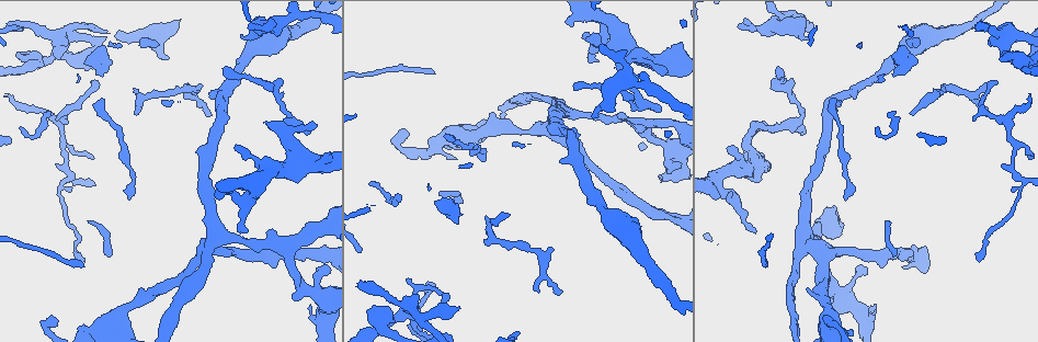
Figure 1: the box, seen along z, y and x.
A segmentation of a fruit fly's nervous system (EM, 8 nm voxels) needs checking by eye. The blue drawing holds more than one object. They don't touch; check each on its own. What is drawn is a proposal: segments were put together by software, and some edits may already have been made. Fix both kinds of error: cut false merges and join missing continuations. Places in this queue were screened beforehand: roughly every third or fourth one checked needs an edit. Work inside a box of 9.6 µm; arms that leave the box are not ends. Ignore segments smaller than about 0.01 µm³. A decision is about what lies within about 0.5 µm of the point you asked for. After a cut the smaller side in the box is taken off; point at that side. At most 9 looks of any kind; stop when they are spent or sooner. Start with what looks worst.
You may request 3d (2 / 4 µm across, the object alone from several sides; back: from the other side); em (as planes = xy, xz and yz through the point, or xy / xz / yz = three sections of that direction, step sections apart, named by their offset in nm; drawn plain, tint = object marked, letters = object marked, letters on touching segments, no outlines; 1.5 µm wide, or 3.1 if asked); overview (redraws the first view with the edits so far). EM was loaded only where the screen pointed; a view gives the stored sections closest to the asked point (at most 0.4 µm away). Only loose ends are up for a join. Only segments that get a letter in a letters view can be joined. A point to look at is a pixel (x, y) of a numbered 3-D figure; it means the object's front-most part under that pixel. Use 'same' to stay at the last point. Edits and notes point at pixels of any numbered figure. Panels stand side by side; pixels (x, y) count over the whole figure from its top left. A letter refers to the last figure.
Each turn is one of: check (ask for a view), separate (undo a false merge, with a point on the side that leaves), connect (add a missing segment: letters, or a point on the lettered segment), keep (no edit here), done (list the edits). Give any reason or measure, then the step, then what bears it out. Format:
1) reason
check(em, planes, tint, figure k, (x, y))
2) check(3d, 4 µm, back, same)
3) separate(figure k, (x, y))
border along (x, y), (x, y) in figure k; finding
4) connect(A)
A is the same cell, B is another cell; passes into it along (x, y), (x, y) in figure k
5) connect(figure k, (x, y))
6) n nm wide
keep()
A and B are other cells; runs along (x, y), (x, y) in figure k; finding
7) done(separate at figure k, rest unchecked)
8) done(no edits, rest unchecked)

an open end
check(em, planes, letters, figure 1, (293, 296))

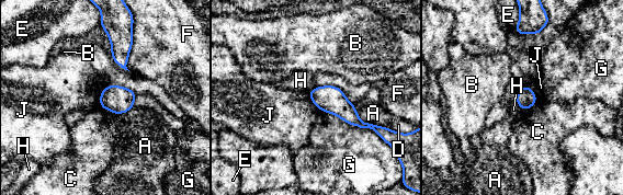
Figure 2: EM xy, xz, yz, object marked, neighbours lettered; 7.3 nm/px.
150 nm wide
keep()
A, B, C, D, E, F, G, H and J are other cells; runs along (313, 92), (374, 127) in figure 2; none of them fits

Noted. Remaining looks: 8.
thin end
check(3d, 2 µm, back, figure 1, (601, 44))

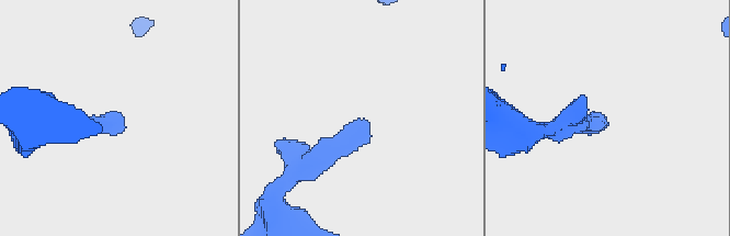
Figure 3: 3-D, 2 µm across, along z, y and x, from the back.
need the tissue
check(em, yz, step 4, letters, figure 3, (604, 117))

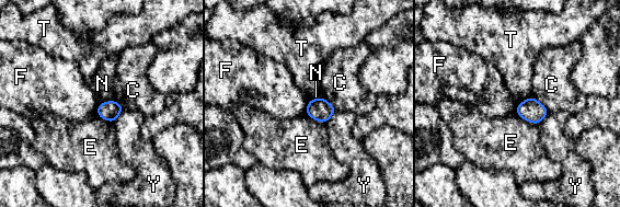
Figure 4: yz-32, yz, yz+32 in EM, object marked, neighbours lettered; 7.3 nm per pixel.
another direction
check(em, planes, letters, same)

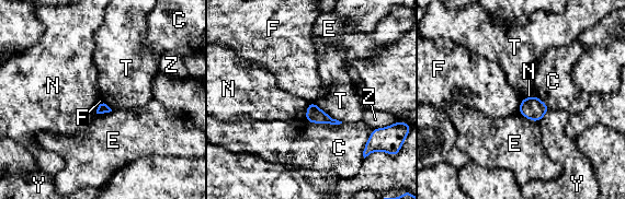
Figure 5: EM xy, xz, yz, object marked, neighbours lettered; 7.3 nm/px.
keep()
C, E, F, N, T, Y and Z are other cells; none of them fits

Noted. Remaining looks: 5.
long arm stops here
check(em, xy, step 4, letters, figure 1, (224, 68))

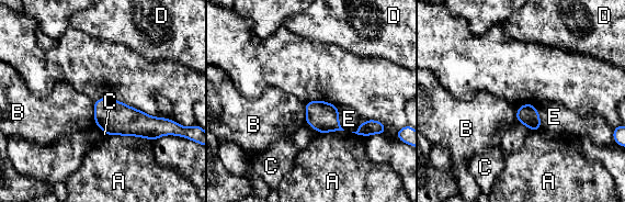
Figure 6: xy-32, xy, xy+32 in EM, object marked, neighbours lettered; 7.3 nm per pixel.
keep()
A, B, C, D and E are other cells; border along (93, 101), (93, 120), (95, 124) in figure 6; no lettered segment goes on from it

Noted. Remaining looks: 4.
long arm stops here
check(em, yz, step 4, tint, figure 1, (83, 260))

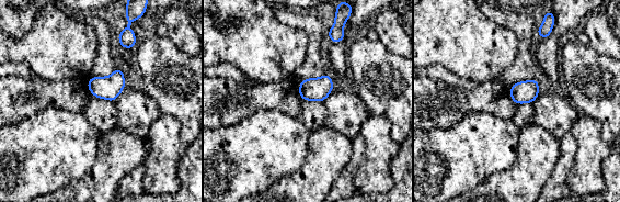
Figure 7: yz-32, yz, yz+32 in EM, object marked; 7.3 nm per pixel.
cut it another way
check(em, planes, letters, same)

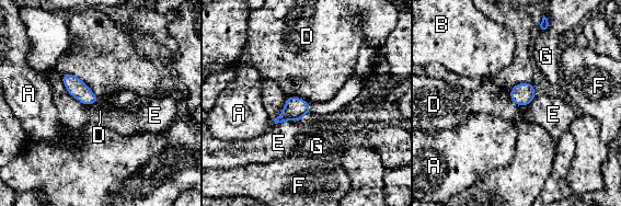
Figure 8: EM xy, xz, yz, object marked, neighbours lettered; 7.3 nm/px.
120 nm wide; E touches over 220 nm
keep()
A, B, D, E, F and G are other cells; no lettered segment goes on from it

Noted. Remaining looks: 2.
done(no edits, rest unchecked)

